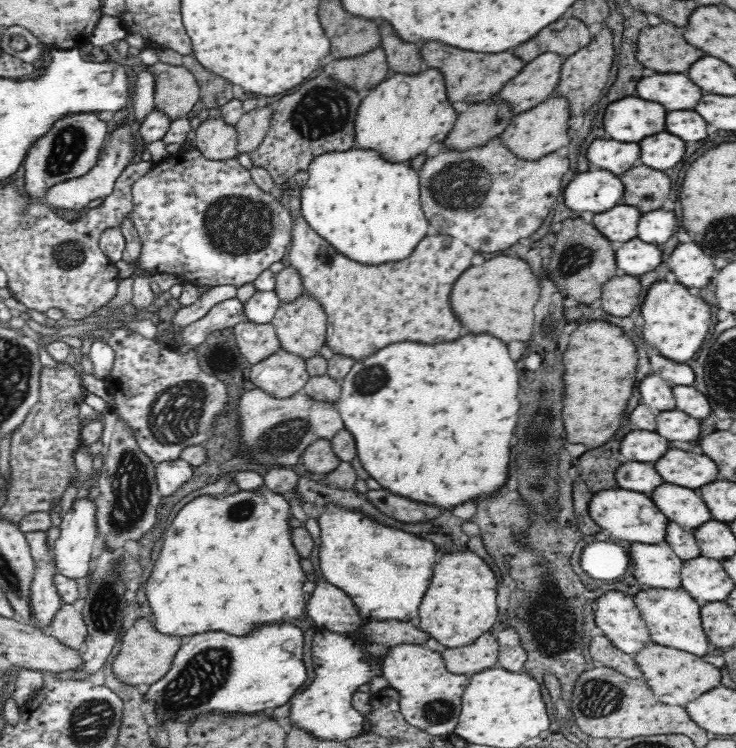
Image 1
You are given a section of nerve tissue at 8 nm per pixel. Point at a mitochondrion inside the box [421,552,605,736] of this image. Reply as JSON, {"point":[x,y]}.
{"point":[553,632]}

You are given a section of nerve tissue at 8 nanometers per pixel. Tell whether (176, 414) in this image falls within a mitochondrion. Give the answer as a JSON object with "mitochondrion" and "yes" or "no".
{"mitochondrion":"yes"}

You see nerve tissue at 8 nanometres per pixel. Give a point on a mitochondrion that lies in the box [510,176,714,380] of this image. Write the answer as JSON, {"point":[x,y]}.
{"point":[578,256]}

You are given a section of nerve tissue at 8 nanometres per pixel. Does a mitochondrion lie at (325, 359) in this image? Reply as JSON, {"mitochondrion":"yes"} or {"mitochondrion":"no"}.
{"mitochondrion":"no"}

